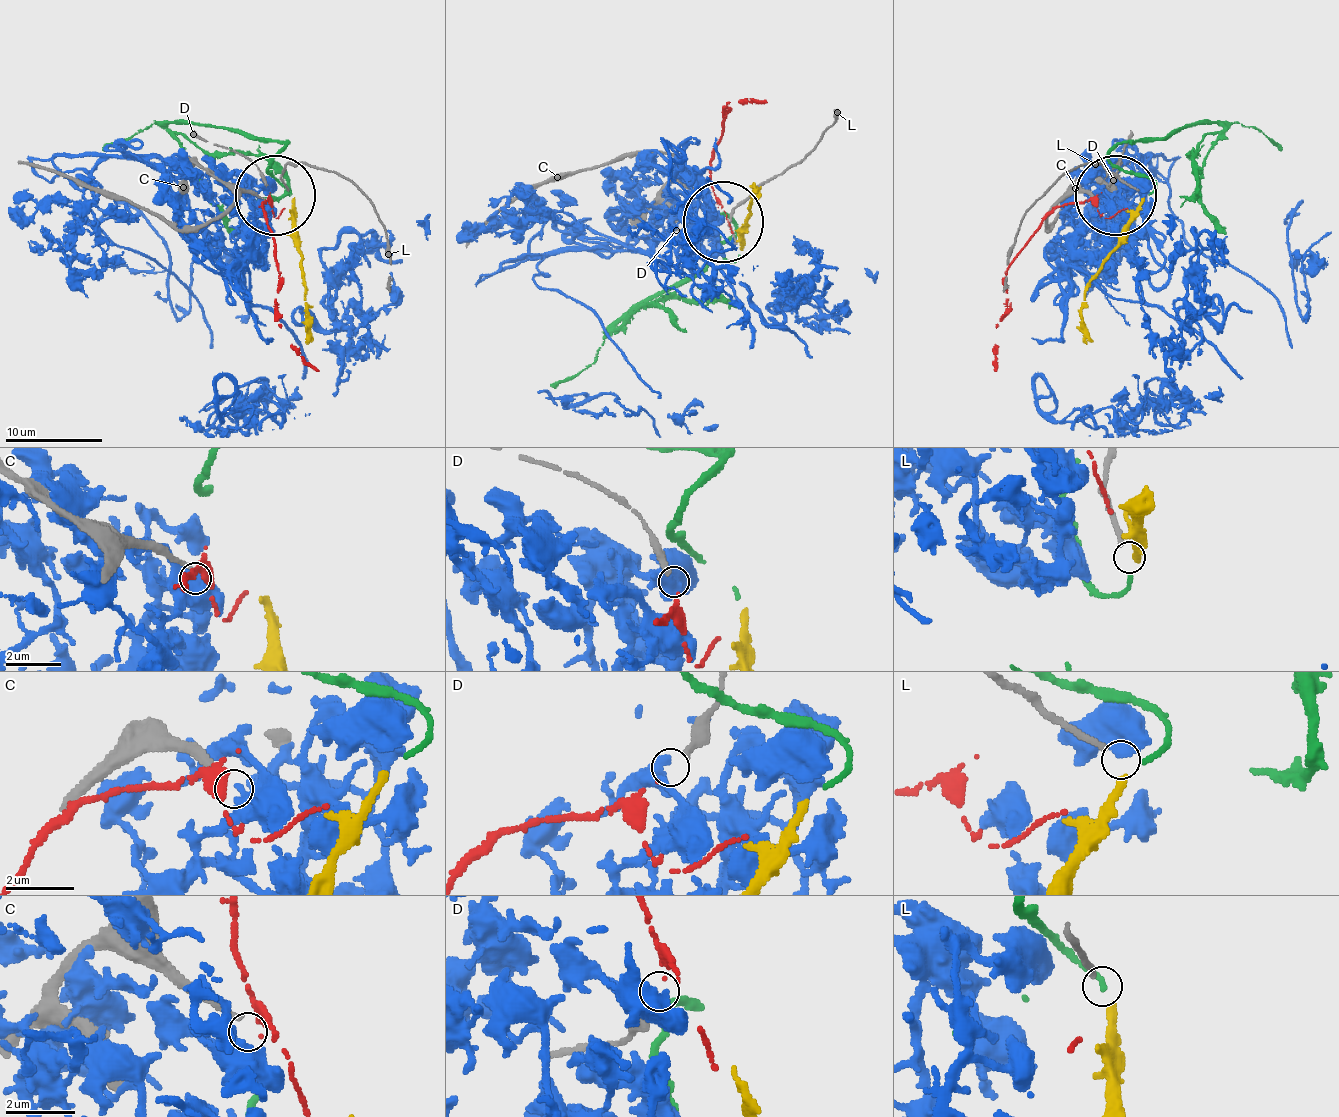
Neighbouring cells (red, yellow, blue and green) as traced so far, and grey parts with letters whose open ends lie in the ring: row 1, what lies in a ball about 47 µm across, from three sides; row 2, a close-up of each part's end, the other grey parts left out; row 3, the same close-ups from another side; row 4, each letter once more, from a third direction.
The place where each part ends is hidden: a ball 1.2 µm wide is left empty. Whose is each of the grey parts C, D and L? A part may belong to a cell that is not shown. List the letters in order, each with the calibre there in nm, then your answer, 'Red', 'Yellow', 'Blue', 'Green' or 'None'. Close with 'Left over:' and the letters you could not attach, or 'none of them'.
C: Thickness 140 nm. None
D: Thickness 240 nm. Red
L: Thickness 170 nm. Green
Left over: C

